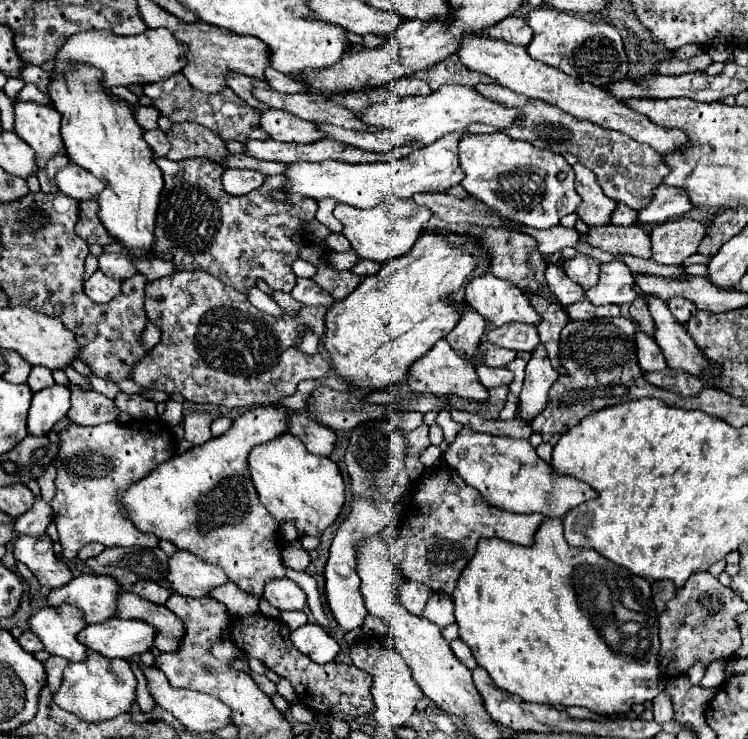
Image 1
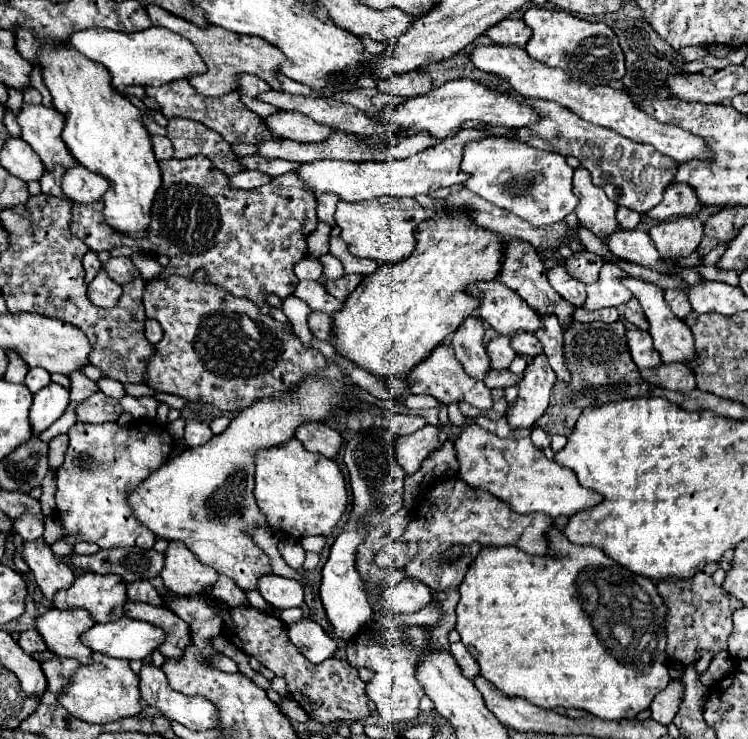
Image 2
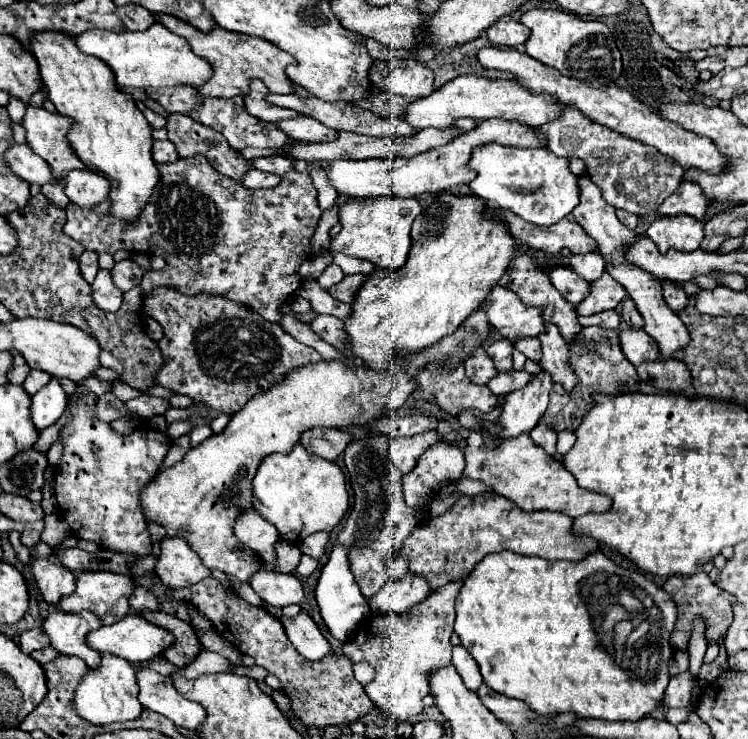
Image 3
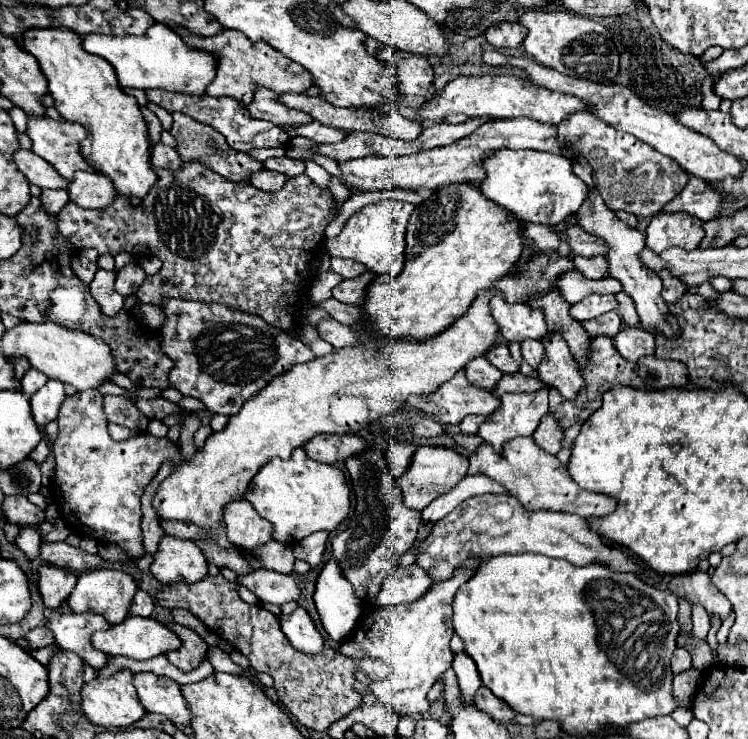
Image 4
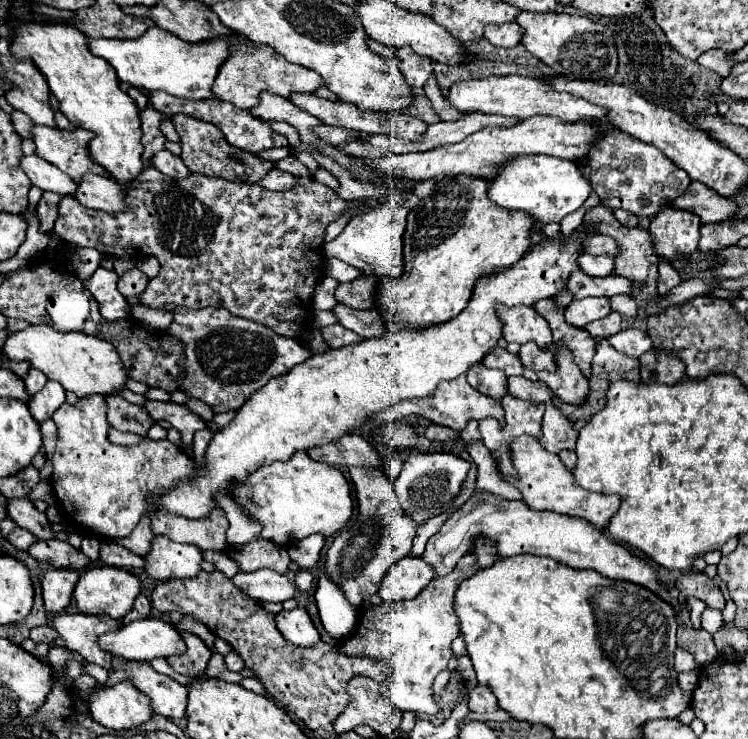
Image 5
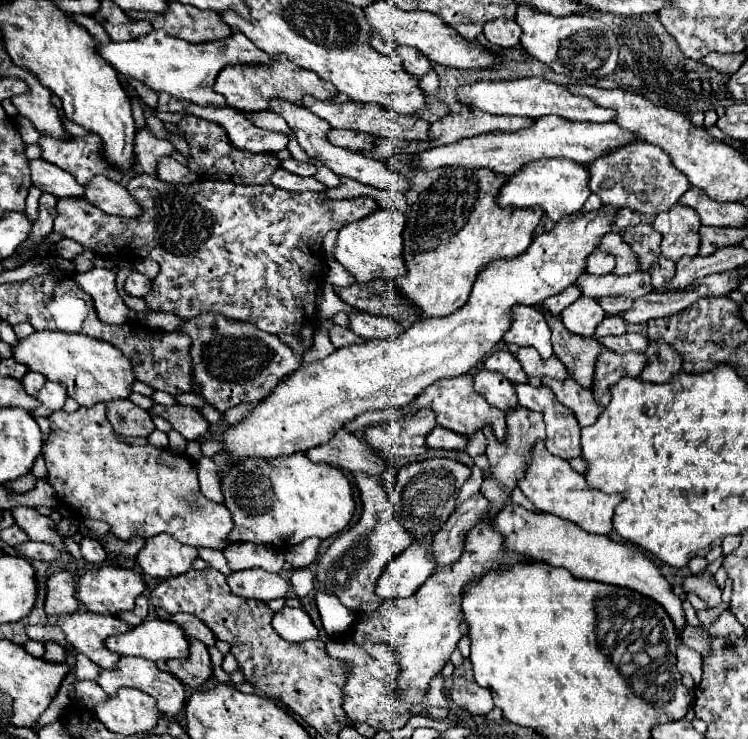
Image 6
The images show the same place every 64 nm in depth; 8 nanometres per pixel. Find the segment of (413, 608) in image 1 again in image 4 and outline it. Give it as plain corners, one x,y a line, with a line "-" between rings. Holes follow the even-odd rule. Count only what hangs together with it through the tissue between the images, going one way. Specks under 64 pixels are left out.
416,564
408,568
396,568
384,580
382,590
374,598
374,606
390,608
398,604
416,602
428,592
430,586
432,586
430,576
422,568
416,568

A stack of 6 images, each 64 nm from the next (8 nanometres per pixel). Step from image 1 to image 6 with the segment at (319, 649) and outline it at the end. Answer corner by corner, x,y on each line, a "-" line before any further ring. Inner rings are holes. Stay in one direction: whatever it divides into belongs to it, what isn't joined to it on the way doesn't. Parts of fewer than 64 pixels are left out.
284,606
274,614
272,626
288,642
306,642
318,638
318,628
302,608

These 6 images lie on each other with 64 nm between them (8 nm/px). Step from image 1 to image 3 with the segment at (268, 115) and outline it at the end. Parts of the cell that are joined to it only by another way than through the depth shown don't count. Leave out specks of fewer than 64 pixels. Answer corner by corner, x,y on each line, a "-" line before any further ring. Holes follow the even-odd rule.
302,114
296,118
290,118
290,120
280,120
278,128
290,140
300,140
300,142
326,142
326,140
334,140
338,136
336,130
330,130
322,122
302,116

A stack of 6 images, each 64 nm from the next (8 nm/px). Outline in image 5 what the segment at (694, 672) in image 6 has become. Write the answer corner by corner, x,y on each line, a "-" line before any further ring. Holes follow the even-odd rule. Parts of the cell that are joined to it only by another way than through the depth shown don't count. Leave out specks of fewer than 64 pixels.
678,648
676,656
674,656
674,670
676,672
688,672
688,670
696,670
696,662
694,656
688,650

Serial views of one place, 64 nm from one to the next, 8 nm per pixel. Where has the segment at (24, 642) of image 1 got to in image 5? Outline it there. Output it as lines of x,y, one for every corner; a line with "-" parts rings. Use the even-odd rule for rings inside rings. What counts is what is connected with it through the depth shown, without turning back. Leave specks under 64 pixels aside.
40,626
40,628
30,630
30,638
34,642
54,642
58,636
56,636
56,630
52,626

